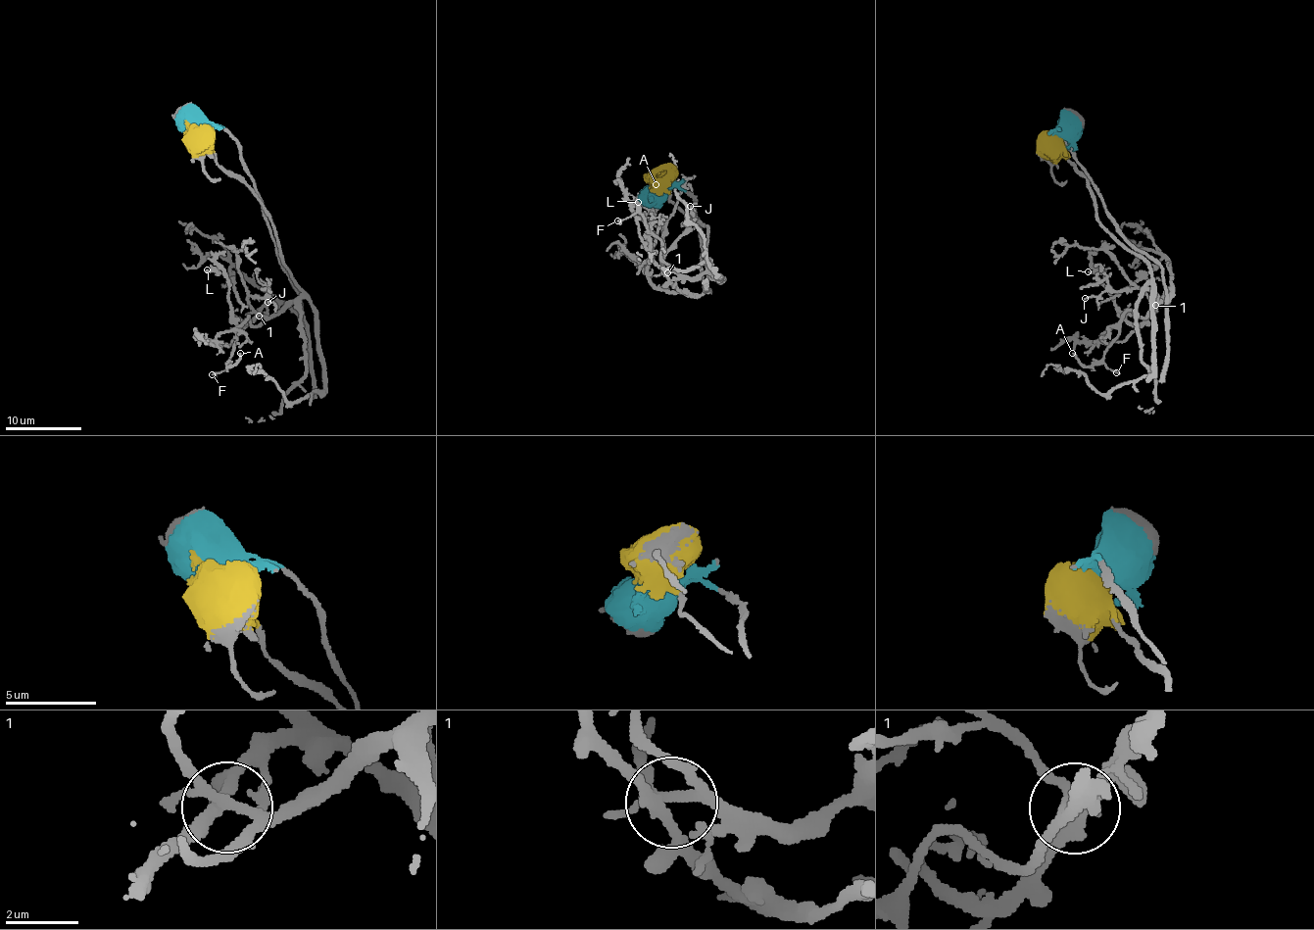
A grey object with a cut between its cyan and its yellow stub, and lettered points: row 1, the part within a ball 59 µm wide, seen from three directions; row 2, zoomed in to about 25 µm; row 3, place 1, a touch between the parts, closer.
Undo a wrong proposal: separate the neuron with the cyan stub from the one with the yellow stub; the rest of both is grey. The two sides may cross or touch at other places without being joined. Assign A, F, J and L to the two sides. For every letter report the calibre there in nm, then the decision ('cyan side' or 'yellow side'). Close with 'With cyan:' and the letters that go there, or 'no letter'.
A: calibre 190 nm; yellow side
F: calibre 190 nm; yellow side
J: calibre 160 nm; yellow side
L: calibre 170 nm; cyan side
With cyan: L

